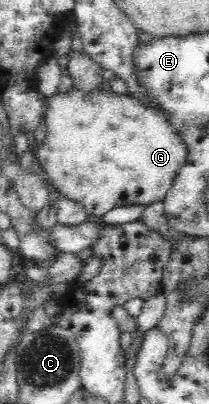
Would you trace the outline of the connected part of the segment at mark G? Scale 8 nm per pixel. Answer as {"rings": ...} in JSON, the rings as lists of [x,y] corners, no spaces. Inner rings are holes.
{"rings":[[[72,88],[66,93],[57,92],[46,101],[48,105],[43,117],[47,134],[35,152],[35,162],[39,162],[49,176],[50,190],[78,202],[92,218],[100,218],[116,206],[147,207],[163,200],[180,168],[188,162],[189,146],[185,145],[181,133],[165,116],[145,107],[135,97],[103,90],[85,94]]]}

